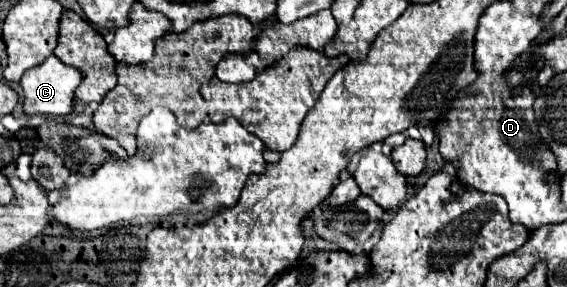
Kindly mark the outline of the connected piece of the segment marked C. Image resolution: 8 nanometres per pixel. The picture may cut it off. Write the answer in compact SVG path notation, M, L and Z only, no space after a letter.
M56 56L46 58L46 62L42 62L40 66L34 66L32 70L24 72L24 78L20 80L20 86L24 90L24 114L32 116L32 114L52 114L52 116L66 116L72 112L74 104L74 90L78 88L78 84L82 82L82 74L80 70L62 64Z

